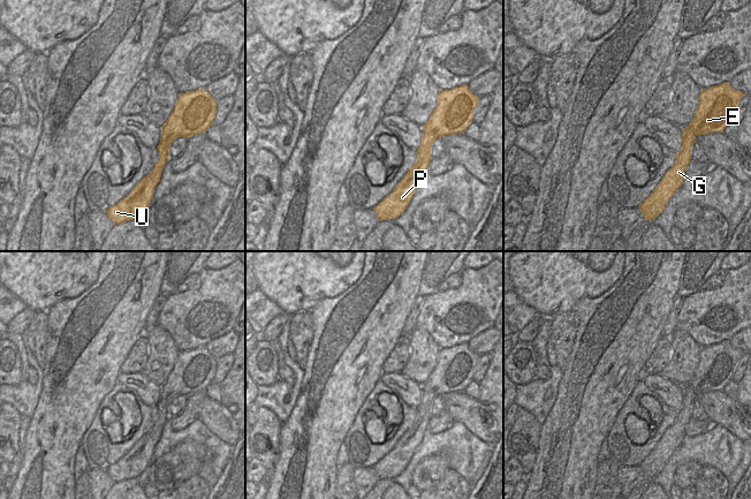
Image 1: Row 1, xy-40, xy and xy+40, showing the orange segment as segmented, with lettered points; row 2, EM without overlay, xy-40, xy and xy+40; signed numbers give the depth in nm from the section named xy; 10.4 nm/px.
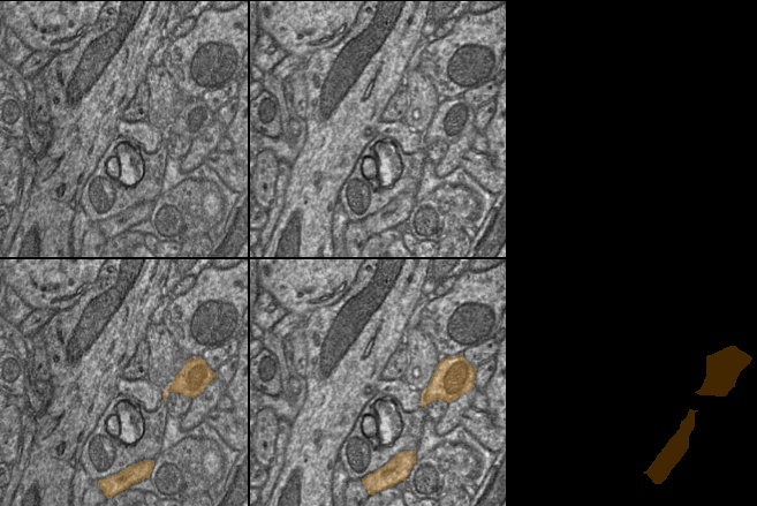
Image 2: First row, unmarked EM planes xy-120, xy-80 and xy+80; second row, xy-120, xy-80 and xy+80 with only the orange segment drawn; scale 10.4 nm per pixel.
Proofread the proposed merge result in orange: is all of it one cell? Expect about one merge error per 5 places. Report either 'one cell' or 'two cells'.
one cell

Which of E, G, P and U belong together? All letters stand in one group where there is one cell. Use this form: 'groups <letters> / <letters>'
groups E G P U

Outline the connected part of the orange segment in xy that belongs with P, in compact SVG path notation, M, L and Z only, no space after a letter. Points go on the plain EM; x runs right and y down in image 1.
M468 343L440 349L437 366L422 385L423 396L414 424L394 448L373 466L379 479L394 479L404 471L432 418L432 401L438 395L464 391L472 381L478 360L479 355Z

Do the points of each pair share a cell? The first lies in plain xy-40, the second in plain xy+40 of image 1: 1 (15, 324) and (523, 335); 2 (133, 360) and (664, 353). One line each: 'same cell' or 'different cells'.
1: same cell
2: same cell

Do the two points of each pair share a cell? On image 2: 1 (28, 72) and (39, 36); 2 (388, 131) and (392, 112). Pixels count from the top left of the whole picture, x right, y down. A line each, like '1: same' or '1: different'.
1: different
2: different

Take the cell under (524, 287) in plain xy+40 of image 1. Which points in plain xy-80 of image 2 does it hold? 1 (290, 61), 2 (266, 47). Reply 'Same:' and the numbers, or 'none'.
Same: none

